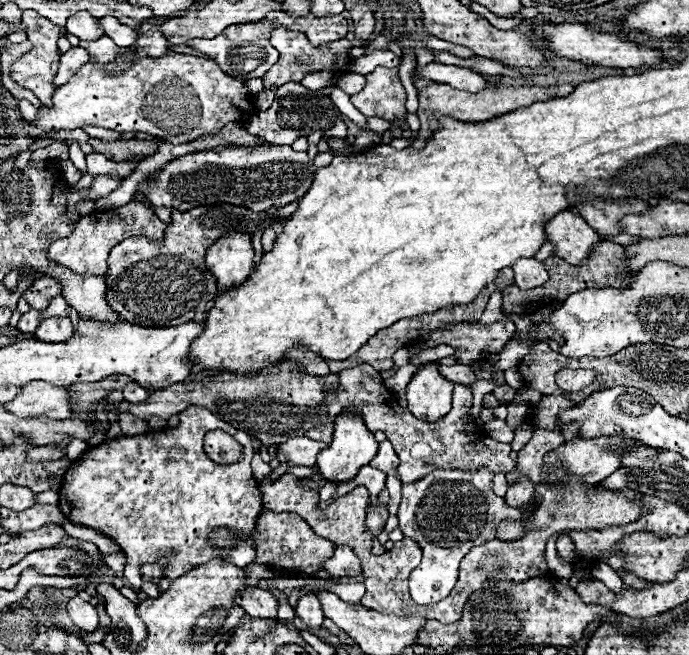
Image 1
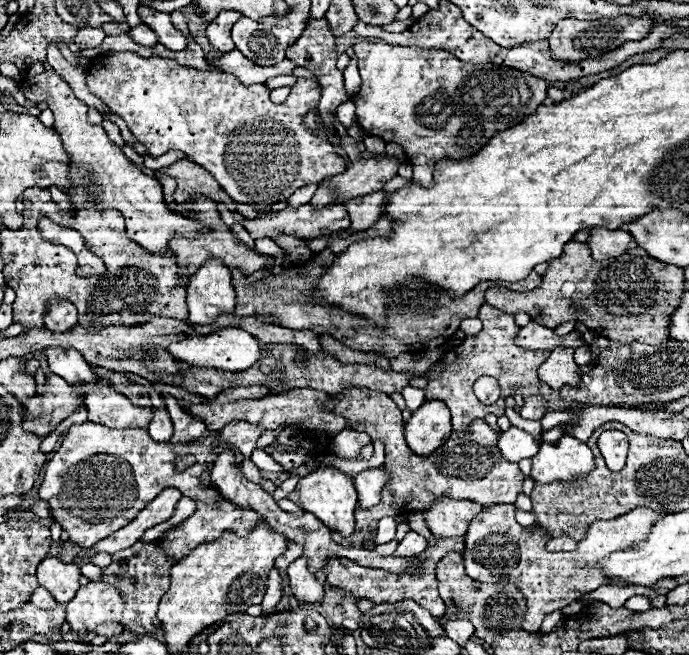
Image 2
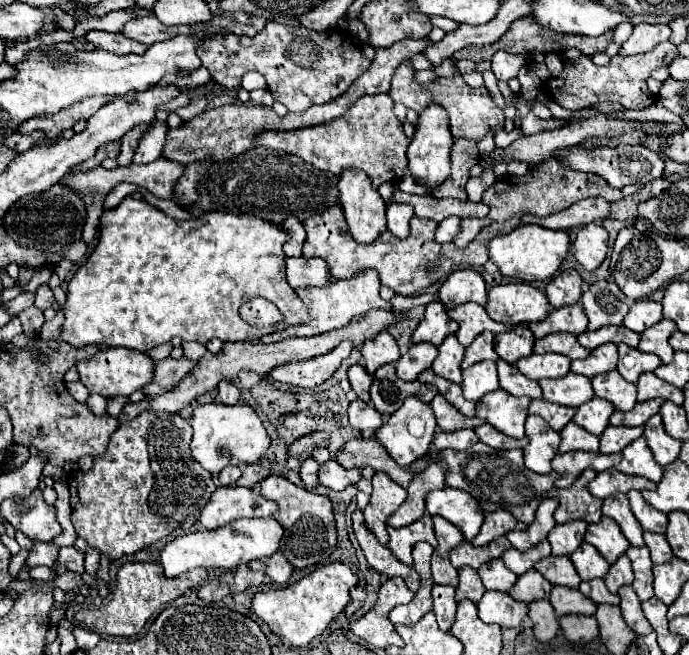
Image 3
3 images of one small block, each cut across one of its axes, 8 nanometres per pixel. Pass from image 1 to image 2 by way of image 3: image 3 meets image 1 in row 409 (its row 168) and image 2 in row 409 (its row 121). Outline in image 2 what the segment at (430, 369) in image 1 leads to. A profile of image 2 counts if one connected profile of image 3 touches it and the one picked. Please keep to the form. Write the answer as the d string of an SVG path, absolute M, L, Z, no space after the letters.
M440 400L424 402L404 426L406 442L418 456L430 456L450 436L450 410Z

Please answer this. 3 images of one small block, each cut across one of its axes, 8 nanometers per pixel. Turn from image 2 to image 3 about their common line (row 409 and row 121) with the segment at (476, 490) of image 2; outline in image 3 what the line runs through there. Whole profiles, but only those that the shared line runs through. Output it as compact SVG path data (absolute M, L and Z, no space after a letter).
M388 94L362 96L354 106L334 122L322 126L310 126L302 130L264 130L254 136L254 146L266 146L282 150L286 154L300 156L318 170L328 170L332 174L342 174L342 170L356 168L370 176L372 186L378 188L382 182L396 182L404 174L408 160L406 148L408 138L400 130L400 122L392 112L392 98Z

